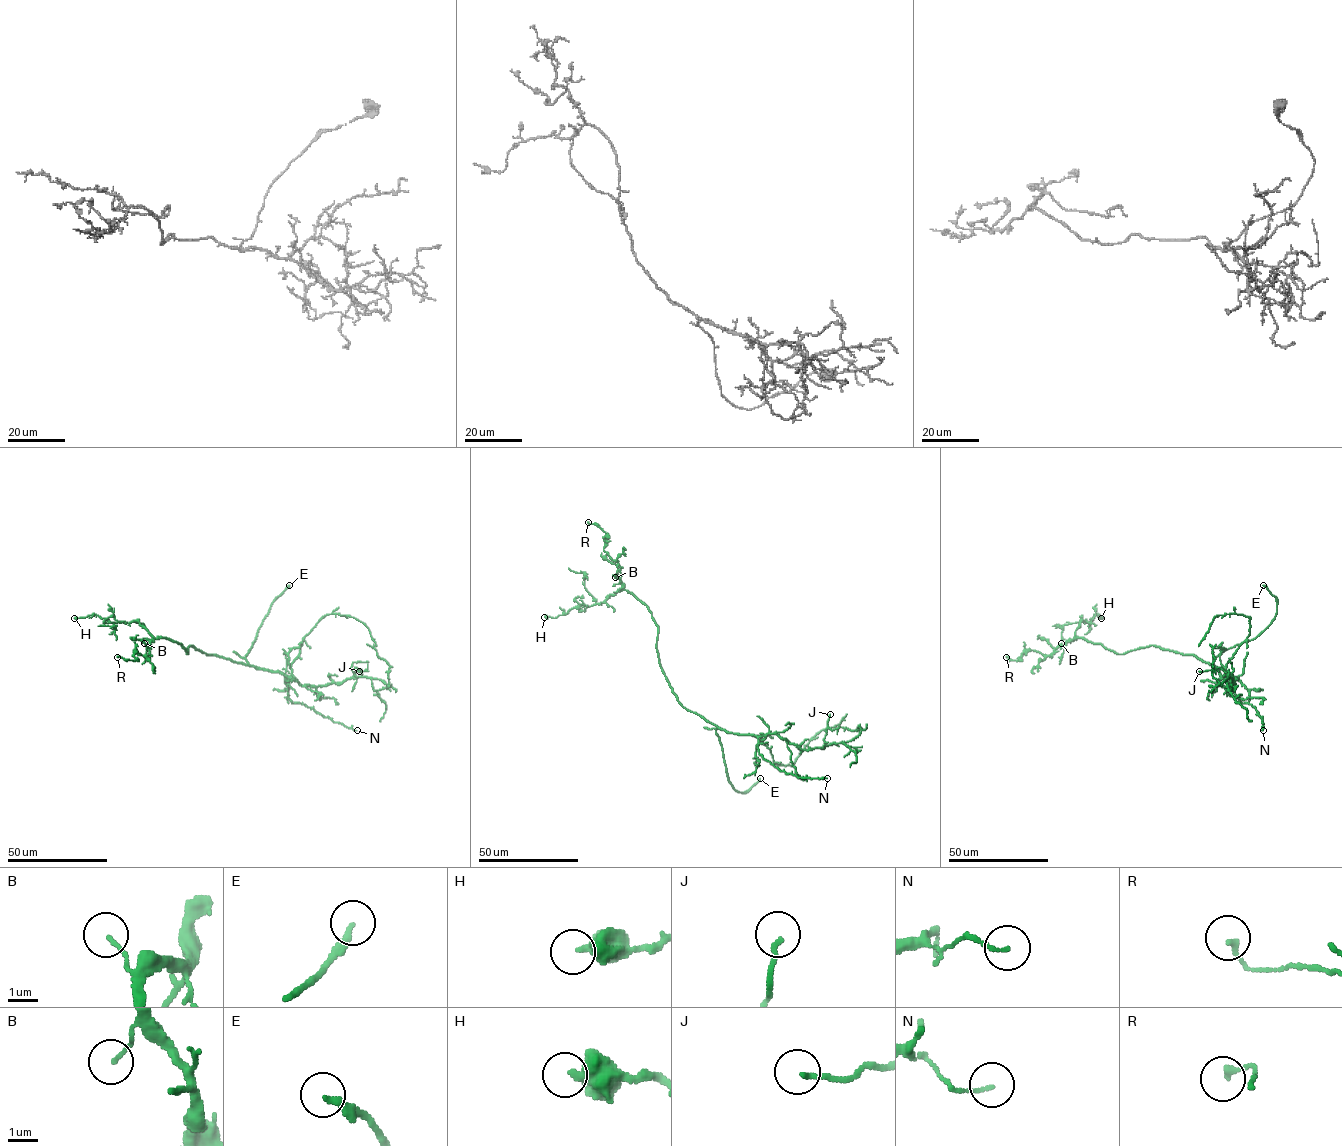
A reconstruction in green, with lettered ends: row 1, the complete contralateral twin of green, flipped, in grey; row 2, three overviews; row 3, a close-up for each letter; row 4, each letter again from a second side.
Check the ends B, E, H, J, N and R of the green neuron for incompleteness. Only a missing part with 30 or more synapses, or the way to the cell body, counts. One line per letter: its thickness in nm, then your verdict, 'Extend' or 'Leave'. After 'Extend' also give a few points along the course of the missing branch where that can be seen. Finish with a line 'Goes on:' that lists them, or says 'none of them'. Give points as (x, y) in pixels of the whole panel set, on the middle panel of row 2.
B: Thickness 120 nm. Leave
E: Thickness 220 nm. Extend. Course of what is missing: (760, 778), (785, 756)
H: Thickness 480 nm. Leave
J: Thickness 140 nm. Leave
N: Thickness 110 nm. Leave
R: Thickness 190 nm. Leave
Goes on: E

